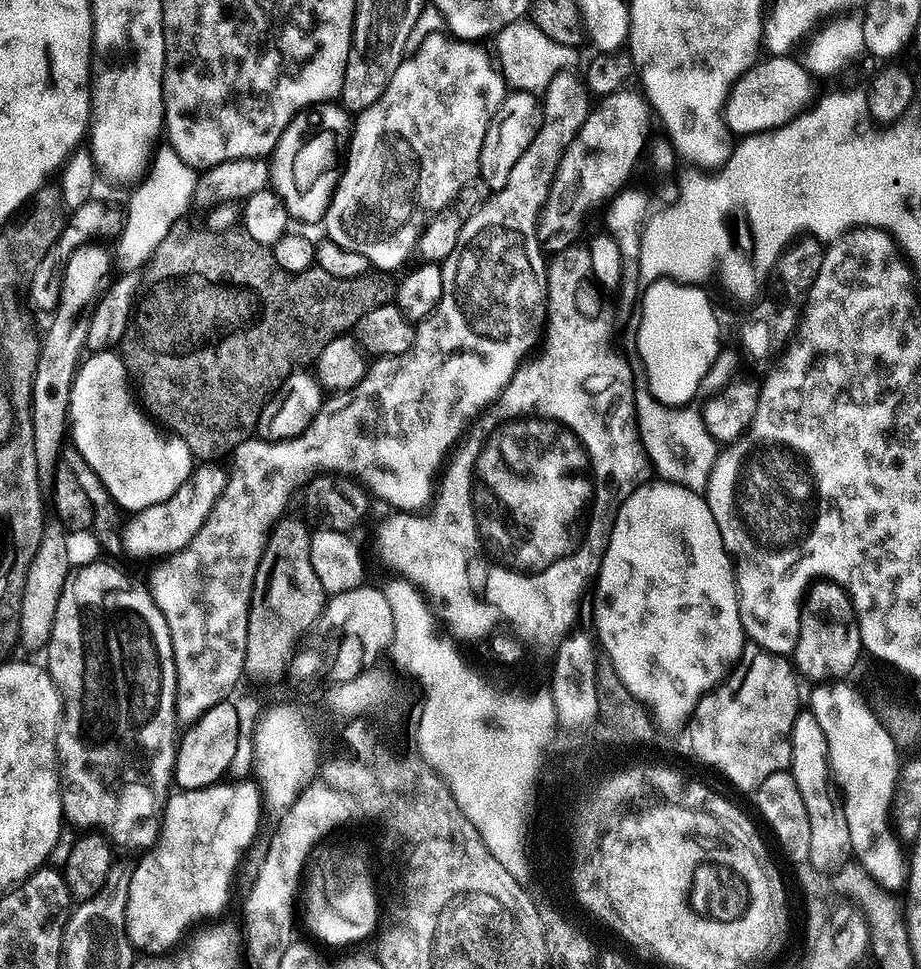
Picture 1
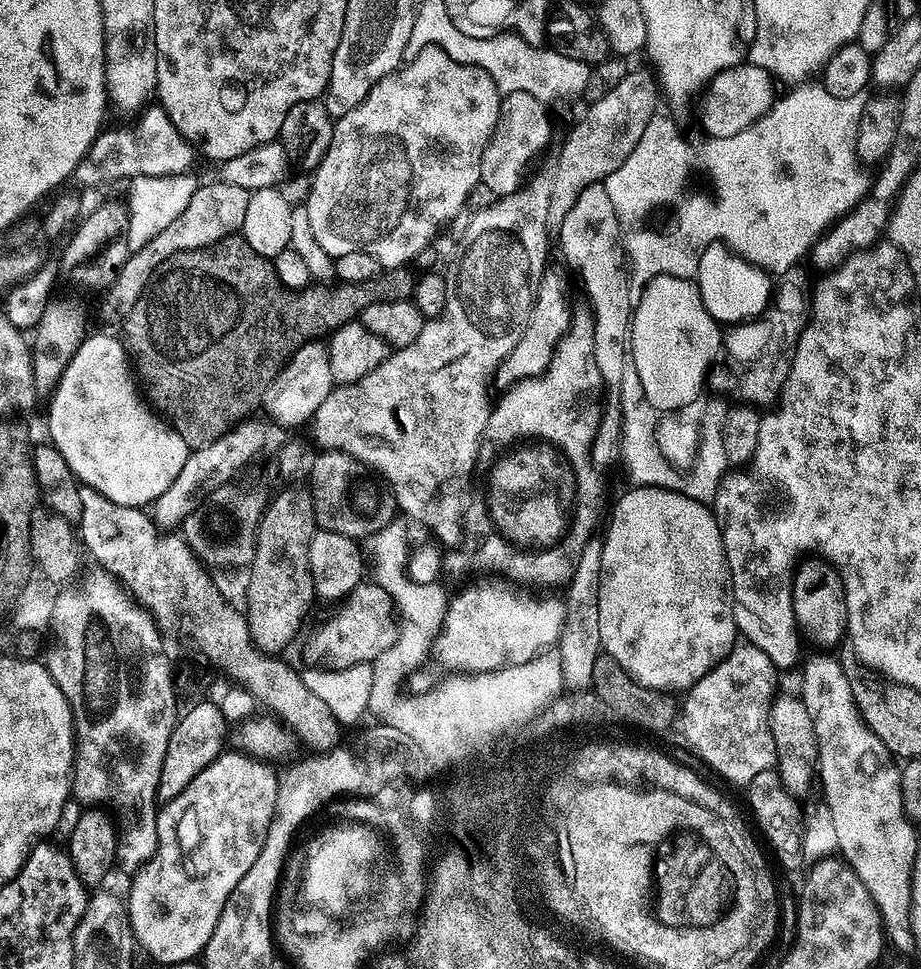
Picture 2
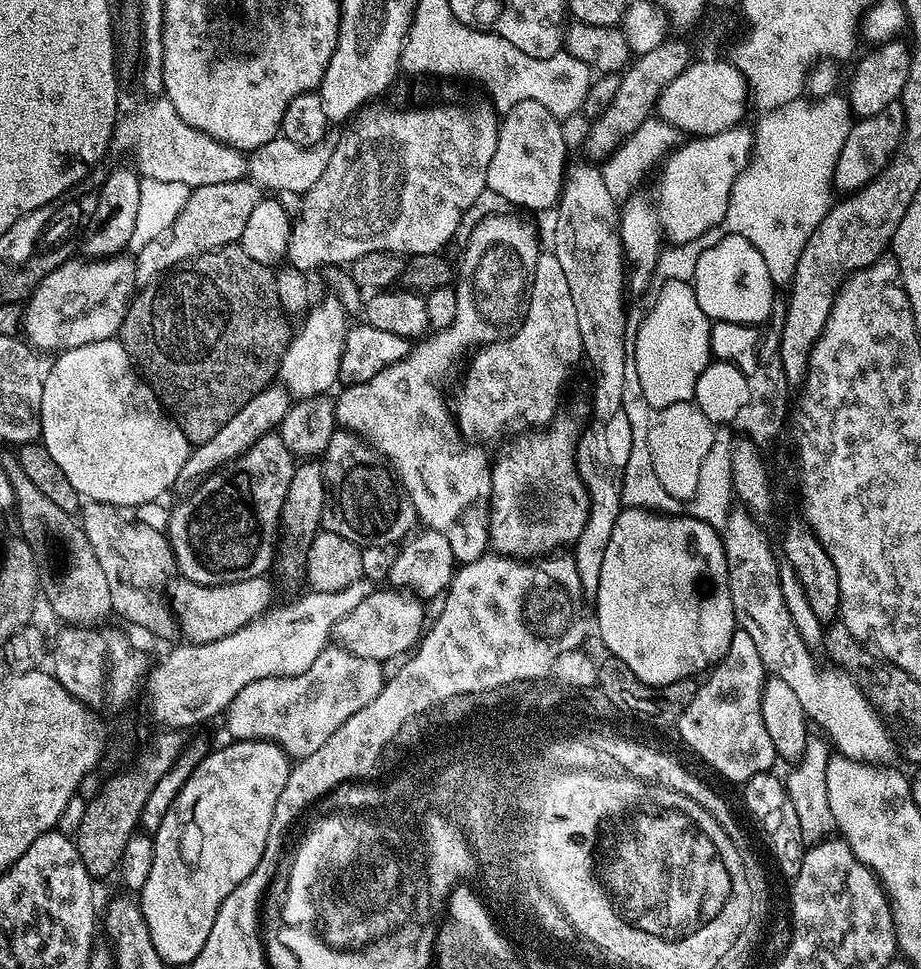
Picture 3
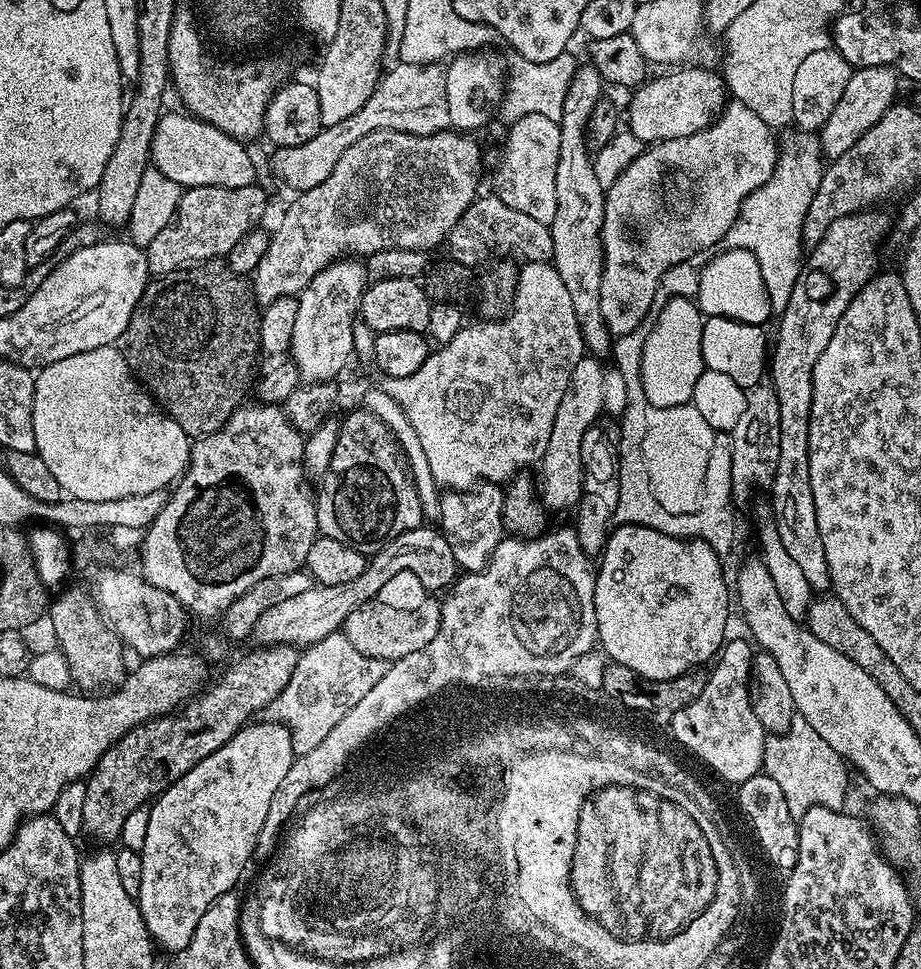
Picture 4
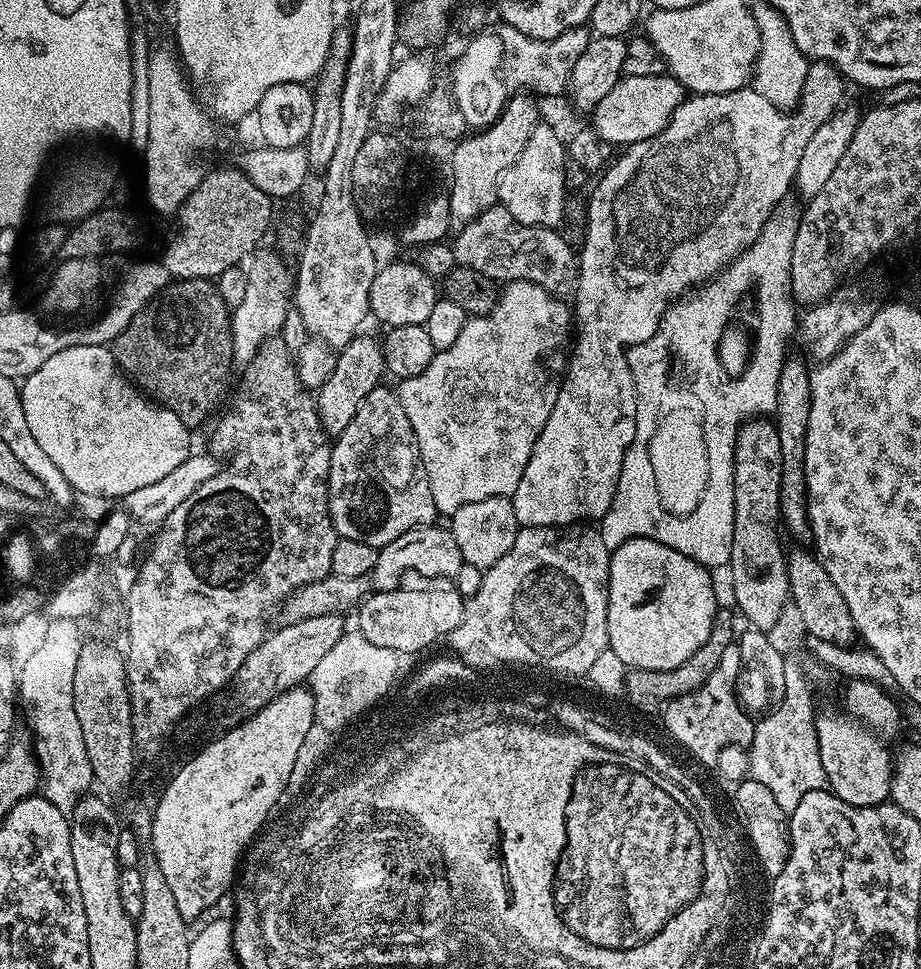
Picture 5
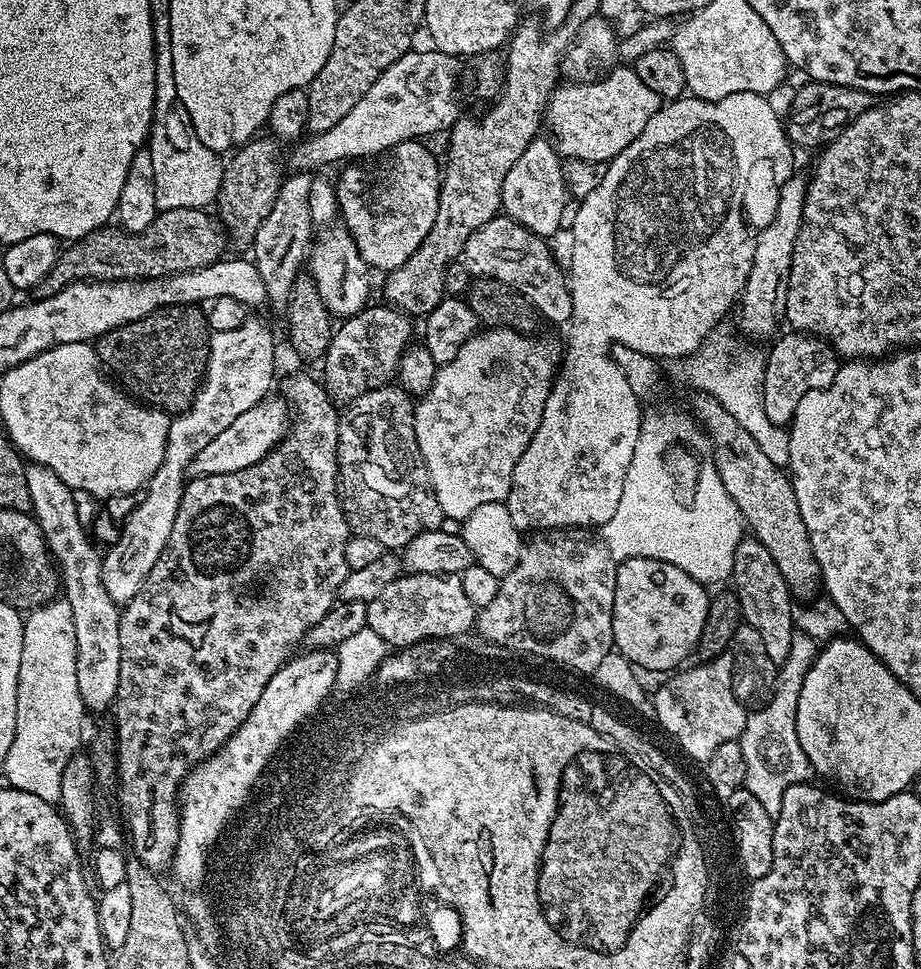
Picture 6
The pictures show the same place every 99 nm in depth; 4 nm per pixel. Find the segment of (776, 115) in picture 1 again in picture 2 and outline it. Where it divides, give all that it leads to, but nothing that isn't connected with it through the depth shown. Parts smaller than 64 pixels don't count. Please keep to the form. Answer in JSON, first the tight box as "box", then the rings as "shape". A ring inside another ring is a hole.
{"box":[704,62,778,138],"shape":[[[749,62],[719,72],[707,85],[704,96],[704,128],[712,138],[730,138],[749,128],[771,110],[778,92],[772,89],[774,77],[766,69]]]}

